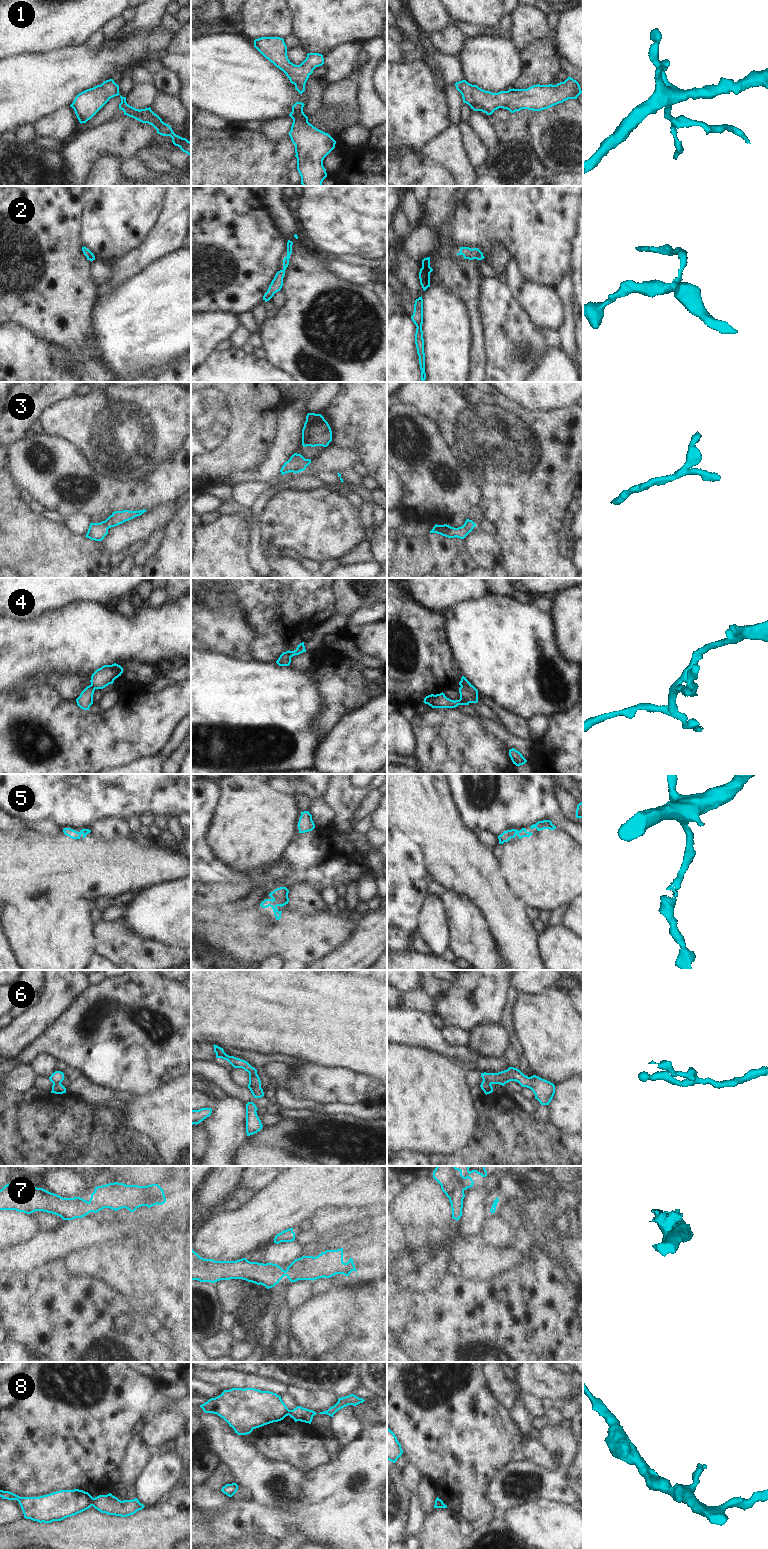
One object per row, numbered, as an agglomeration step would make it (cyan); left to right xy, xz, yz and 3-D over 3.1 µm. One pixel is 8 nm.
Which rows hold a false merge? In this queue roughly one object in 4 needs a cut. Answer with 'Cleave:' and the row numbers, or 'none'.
Cleave: 4, 6, 8

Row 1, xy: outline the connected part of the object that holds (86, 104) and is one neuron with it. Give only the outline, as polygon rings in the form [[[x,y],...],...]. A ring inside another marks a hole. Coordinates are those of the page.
[[[113,79],[106,80],[101,85],[79,93],[70,107],[74,109],[79,122],[82,124],[90,120],[111,98],[118,95],[121,98],[119,109],[124,112],[124,115],[152,125],[157,130],[157,133],[162,136],[170,136],[175,146],[178,146],[183,152],[191,156],[190,141],[176,135],[172,128],[164,123],[150,107],[139,110],[128,105],[126,97],[122,97],[119,94],[119,85]]]

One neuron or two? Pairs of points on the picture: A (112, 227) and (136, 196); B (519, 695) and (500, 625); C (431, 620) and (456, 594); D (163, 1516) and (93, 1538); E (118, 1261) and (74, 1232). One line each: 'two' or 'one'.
A: one
B: one
C: two
D: one
E: two

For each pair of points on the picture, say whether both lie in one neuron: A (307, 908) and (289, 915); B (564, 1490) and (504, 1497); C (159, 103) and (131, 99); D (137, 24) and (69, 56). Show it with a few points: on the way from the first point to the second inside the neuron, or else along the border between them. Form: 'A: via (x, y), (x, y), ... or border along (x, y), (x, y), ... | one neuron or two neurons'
A: border along (287, 904), (302, 917), (318, 913) | two neurons
B: via (549, 1487), (519, 1487) | one neuron
C: border along (157, 91), (150, 107) | two neurons
D: border along (128, 35), (121, 39), (106, 40), (104, 42) | two neurons

